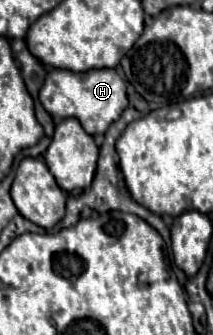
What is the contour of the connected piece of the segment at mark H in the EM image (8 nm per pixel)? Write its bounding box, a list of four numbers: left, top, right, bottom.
[39,69,127,135]

